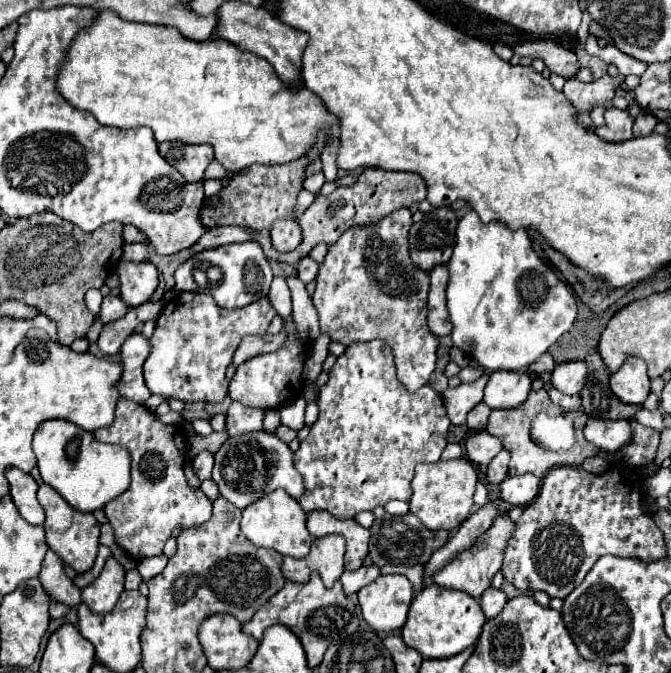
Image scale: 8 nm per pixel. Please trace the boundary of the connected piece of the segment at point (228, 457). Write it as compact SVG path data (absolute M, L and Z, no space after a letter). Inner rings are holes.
M265 430L227 438L227 442L215 452L213 482L217 484L221 496L235 504L239 510L247 508L249 504L263 498L263 494L269 494L277 488L287 490L295 500L303 494L301 474L293 466L293 452L275 434Z

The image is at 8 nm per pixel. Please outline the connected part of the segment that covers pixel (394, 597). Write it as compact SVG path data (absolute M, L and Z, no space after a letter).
M401 574L379 576L359 590L359 604L365 622L375 632L393 632L407 620L413 602L413 586Z

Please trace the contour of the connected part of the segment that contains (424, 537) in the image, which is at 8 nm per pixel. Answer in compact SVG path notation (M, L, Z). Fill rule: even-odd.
M383 514L383 518L375 518L371 526L371 546L369 546L369 556L375 566L385 566L385 564L395 564L395 566L415 566L415 564L427 564L431 554L441 548L449 540L449 532L433 532L427 530L419 518L413 514L405 516L389 516Z

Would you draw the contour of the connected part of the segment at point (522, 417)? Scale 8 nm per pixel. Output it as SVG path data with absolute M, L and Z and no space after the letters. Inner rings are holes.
M531 390L529 398L517 406L517 408L511 408L511 410L493 410L491 416L489 416L489 424L487 424L487 432L497 436L503 446L511 452L511 464L509 464L509 476L519 476L519 474L535 474L537 478L543 478L547 474L547 470L551 470L551 466L581 466L585 458L589 456L595 456L599 454L601 450L597 446L591 446L591 442L585 440L583 436L583 428L587 424L587 414L583 410L579 410L575 414L575 428L577 428L577 442L573 444L573 448L569 452L551 452L551 450L545 450L541 448L539 444L535 444L535 440L531 438L531 422L533 418L545 410L549 406L549 398L547 398L547 392L545 390Z

